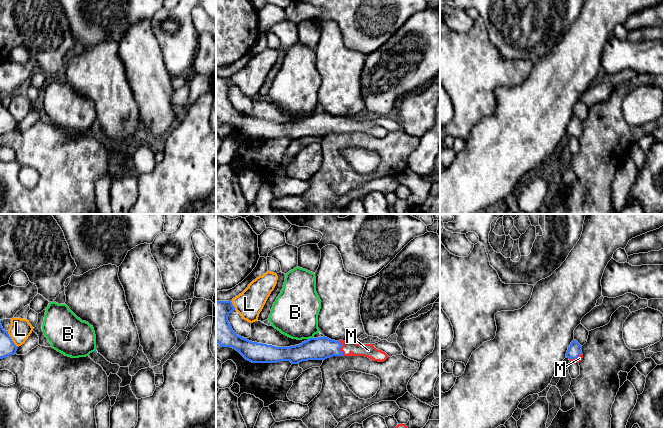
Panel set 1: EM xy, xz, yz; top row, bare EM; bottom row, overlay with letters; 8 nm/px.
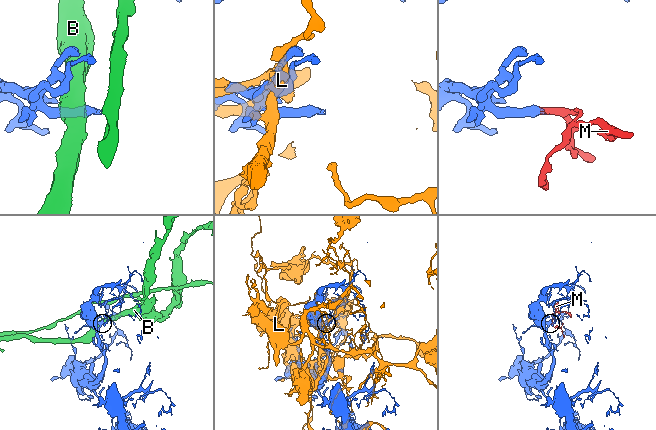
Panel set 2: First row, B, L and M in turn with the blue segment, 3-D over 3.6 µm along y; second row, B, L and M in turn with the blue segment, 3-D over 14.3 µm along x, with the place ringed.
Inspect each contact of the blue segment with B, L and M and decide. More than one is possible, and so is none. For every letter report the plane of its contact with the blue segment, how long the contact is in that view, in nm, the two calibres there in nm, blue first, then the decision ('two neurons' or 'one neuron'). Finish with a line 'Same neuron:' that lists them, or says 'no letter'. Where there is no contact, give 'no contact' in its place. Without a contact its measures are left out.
B: xz | 40 nm | 190/380 nm | two neurons
L: xy | 160 nm | 130/180 nm | two neurons
M: xz | 130 nm | 190/110 nm | one neuron
Same neuron: M

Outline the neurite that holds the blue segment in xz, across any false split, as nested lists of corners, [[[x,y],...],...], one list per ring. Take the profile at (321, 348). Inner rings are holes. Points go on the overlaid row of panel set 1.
[[[216,301],[216,342],[222,347],[231,347],[238,351],[246,360],[252,363],[276,363],[280,361],[290,361],[298,364],[308,360],[325,360],[333,356],[365,356],[374,361],[383,362],[389,356],[376,349],[373,344],[357,344],[355,341],[335,341],[327,337],[310,338],[299,345],[290,347],[276,347],[272,345],[249,341],[237,335],[229,321],[229,314],[235,310],[231,301]]]

